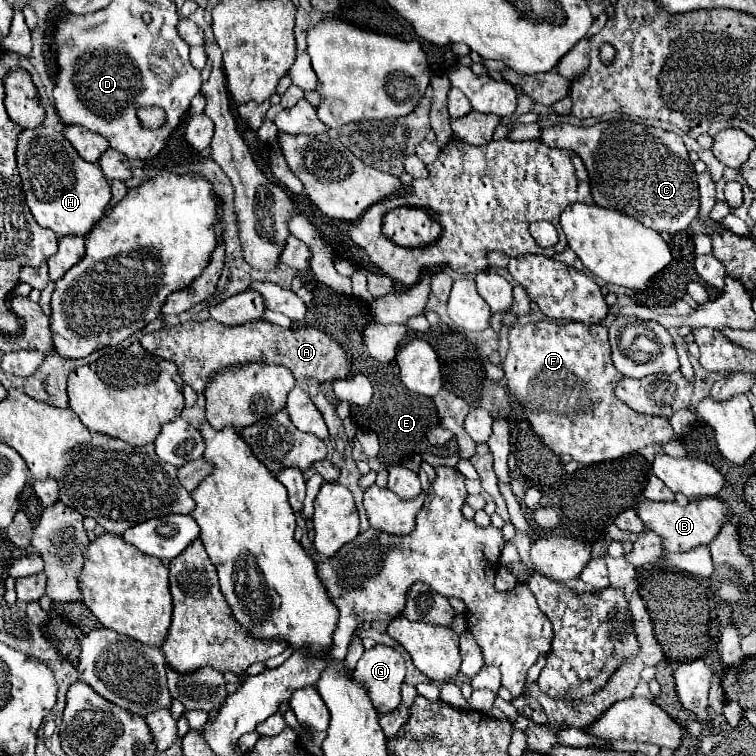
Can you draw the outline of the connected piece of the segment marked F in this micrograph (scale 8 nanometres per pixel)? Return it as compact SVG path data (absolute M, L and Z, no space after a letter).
M541 320L537 324L513 324L509 330L509 352L503 360L503 370L507 388L523 406L531 430L555 454L569 454L581 464L595 464L627 456L649 444L667 444L675 440L667 418L639 414L615 396L613 388L623 376L613 366L605 326L587 326L579 322L553 324L551 320Z

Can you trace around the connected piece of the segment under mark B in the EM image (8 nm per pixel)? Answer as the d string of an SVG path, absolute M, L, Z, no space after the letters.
M699 498L689 502L687 506L679 506L677 502L647 502L641 500L637 506L637 514L643 520L645 528L653 530L663 538L663 548L667 552L687 552L697 546L709 544L721 530L725 518L731 516L725 502L719 498Z

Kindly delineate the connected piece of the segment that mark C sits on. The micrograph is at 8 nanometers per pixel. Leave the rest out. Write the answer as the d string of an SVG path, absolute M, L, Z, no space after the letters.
M631 120L599 122L595 126L555 124L541 128L539 142L579 154L589 172L597 206L617 210L647 228L671 234L687 230L699 214L697 174L683 138L675 132L635 124Z

